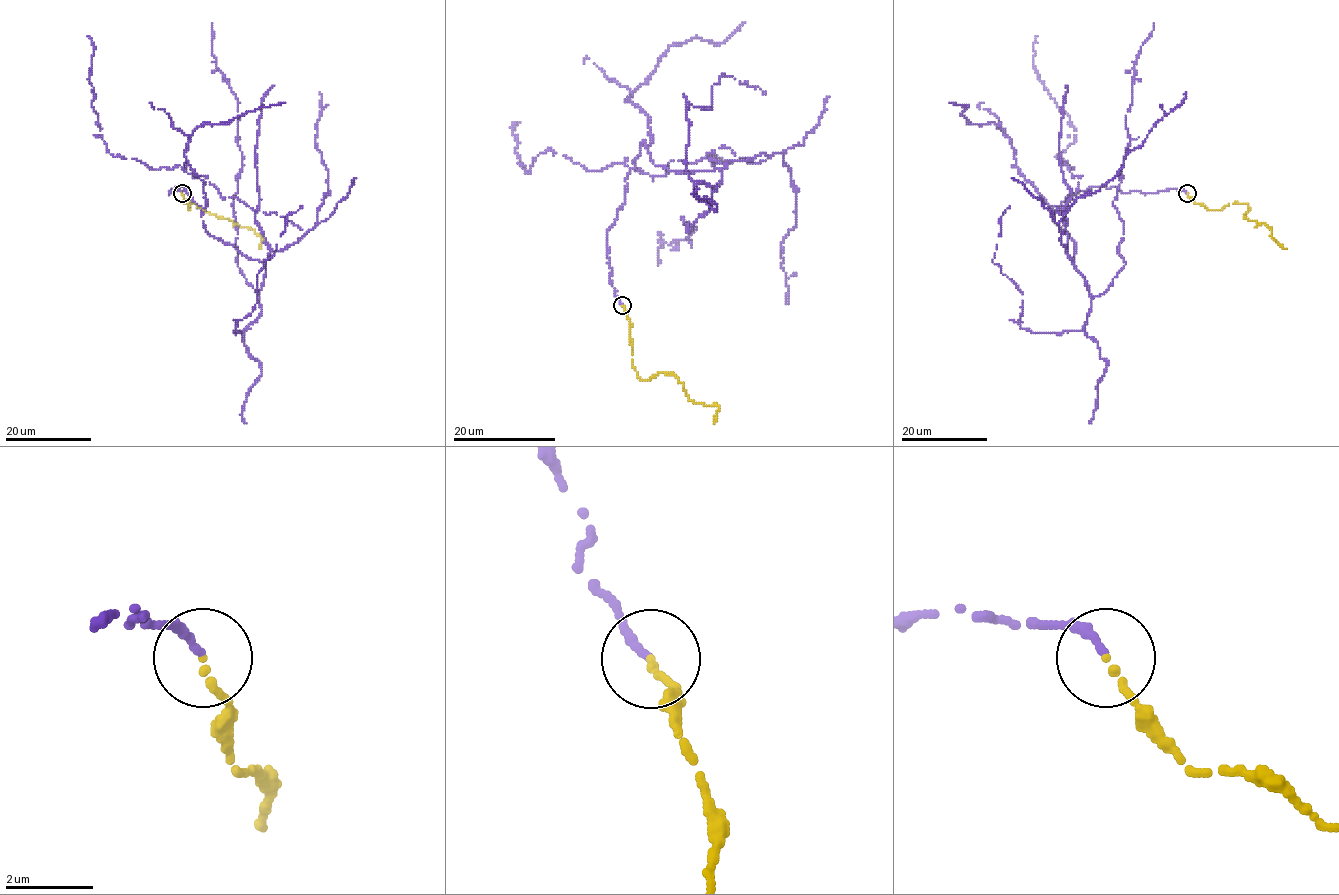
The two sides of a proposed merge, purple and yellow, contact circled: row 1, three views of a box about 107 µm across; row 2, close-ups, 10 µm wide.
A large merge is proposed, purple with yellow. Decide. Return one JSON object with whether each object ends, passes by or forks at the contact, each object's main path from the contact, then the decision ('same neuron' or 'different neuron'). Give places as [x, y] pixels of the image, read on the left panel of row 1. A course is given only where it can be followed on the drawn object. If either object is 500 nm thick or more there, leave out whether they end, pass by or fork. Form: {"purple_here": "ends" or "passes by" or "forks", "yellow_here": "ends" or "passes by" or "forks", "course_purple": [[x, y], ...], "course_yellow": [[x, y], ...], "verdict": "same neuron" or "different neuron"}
{"purple_here": "ends", "yellow_here": "ends", "course_purple": [[182, 192], [168, 190], [184, 187], [212, 236], [269, 257], [255, 209], [180, 165], [108, 152], [87, 35]], "course_yellow": [[182, 193], [187, 209], [191, 202], [252, 229], [263, 238], [258, 249]], "verdict": "same neuron"}

